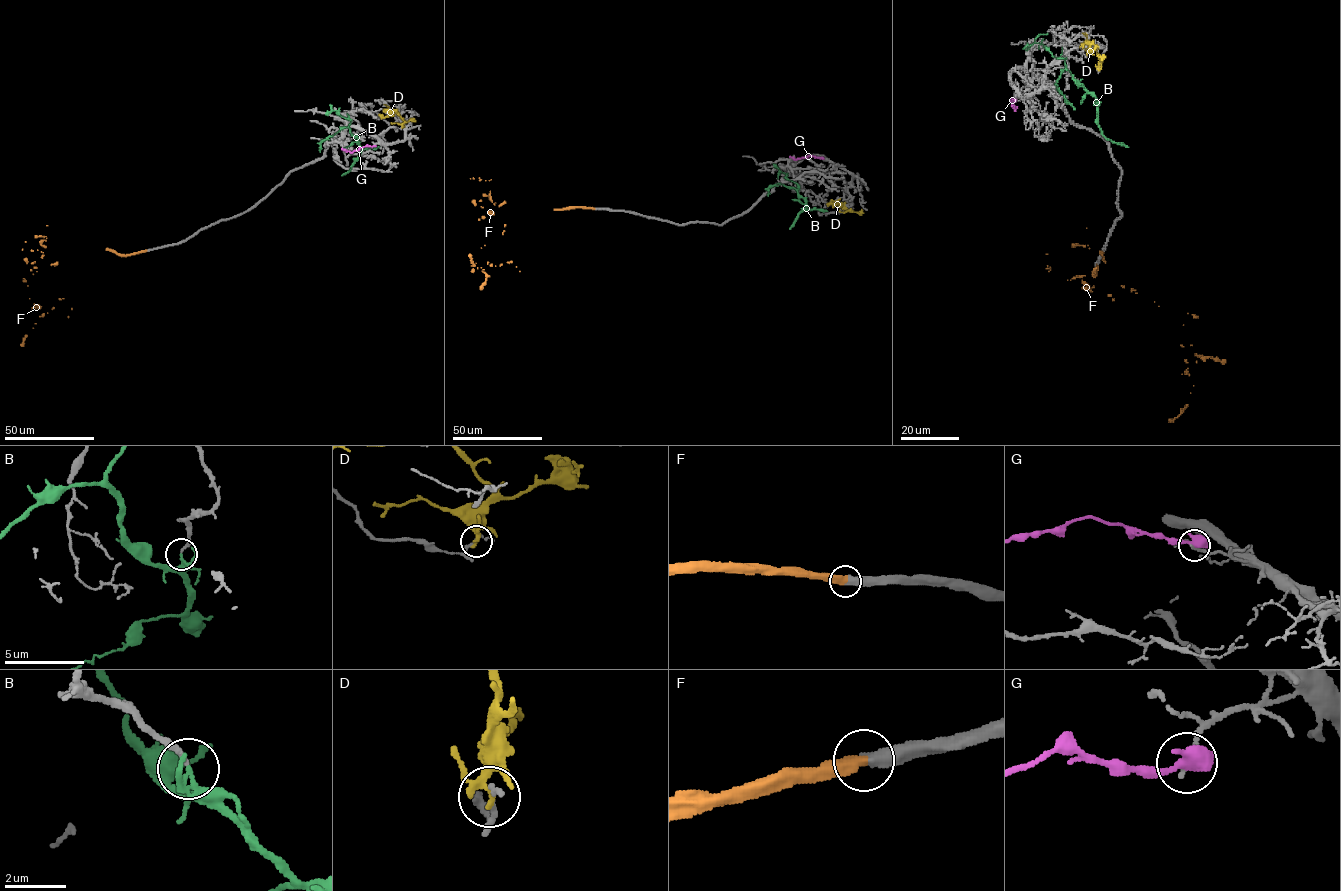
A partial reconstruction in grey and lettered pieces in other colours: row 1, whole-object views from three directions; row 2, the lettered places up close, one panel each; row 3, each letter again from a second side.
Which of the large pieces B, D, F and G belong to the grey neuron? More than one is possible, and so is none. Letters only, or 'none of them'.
F

